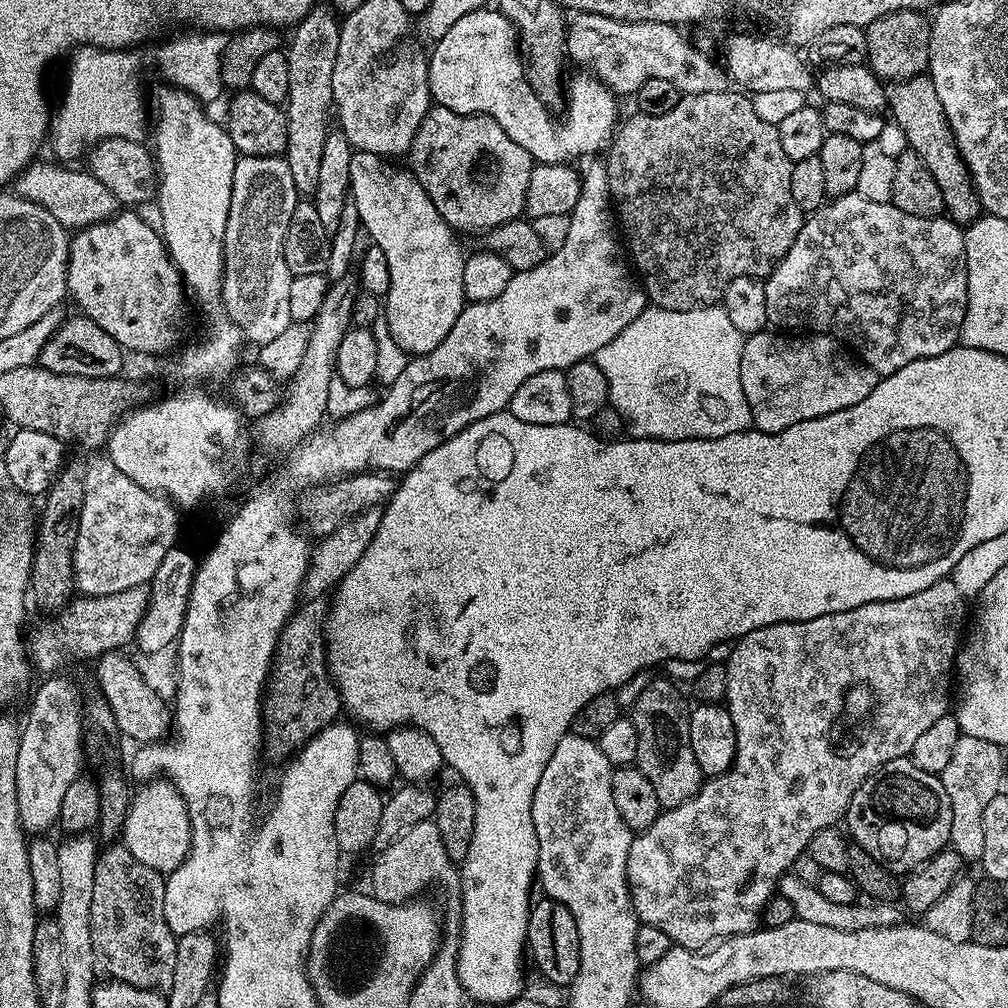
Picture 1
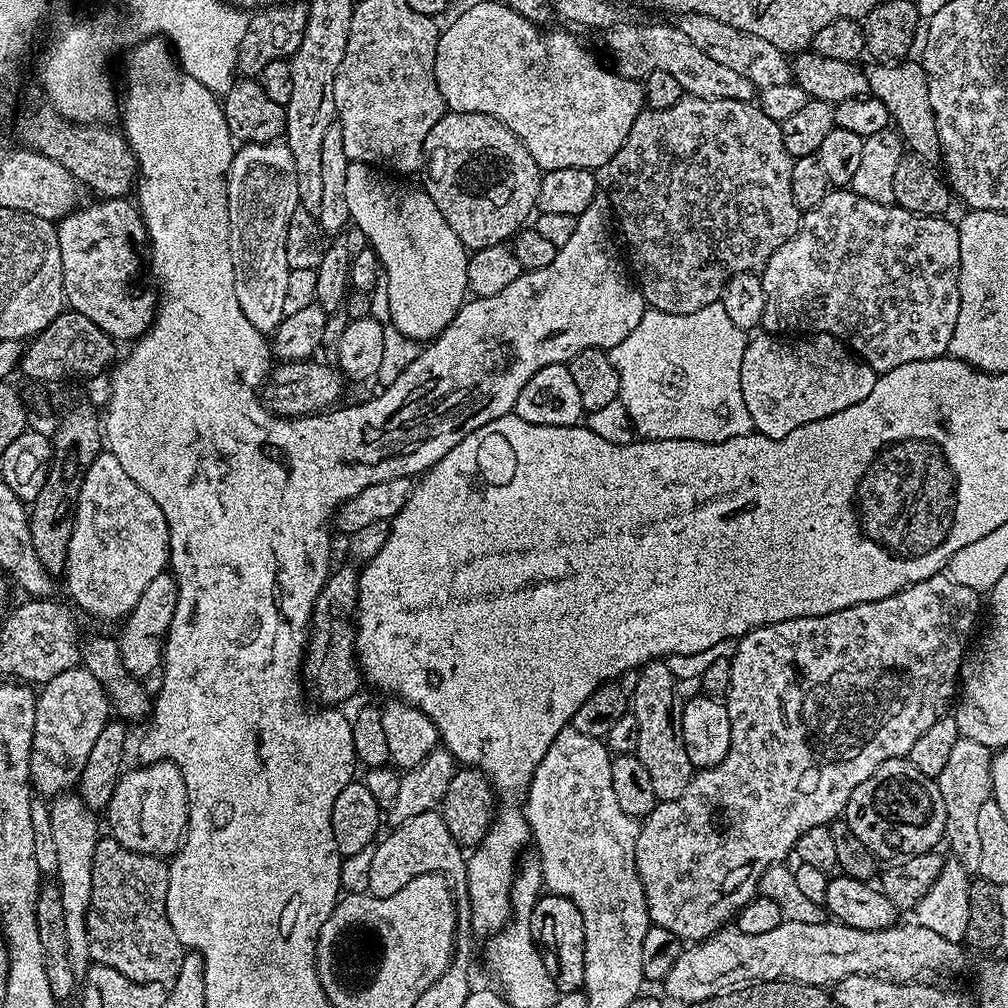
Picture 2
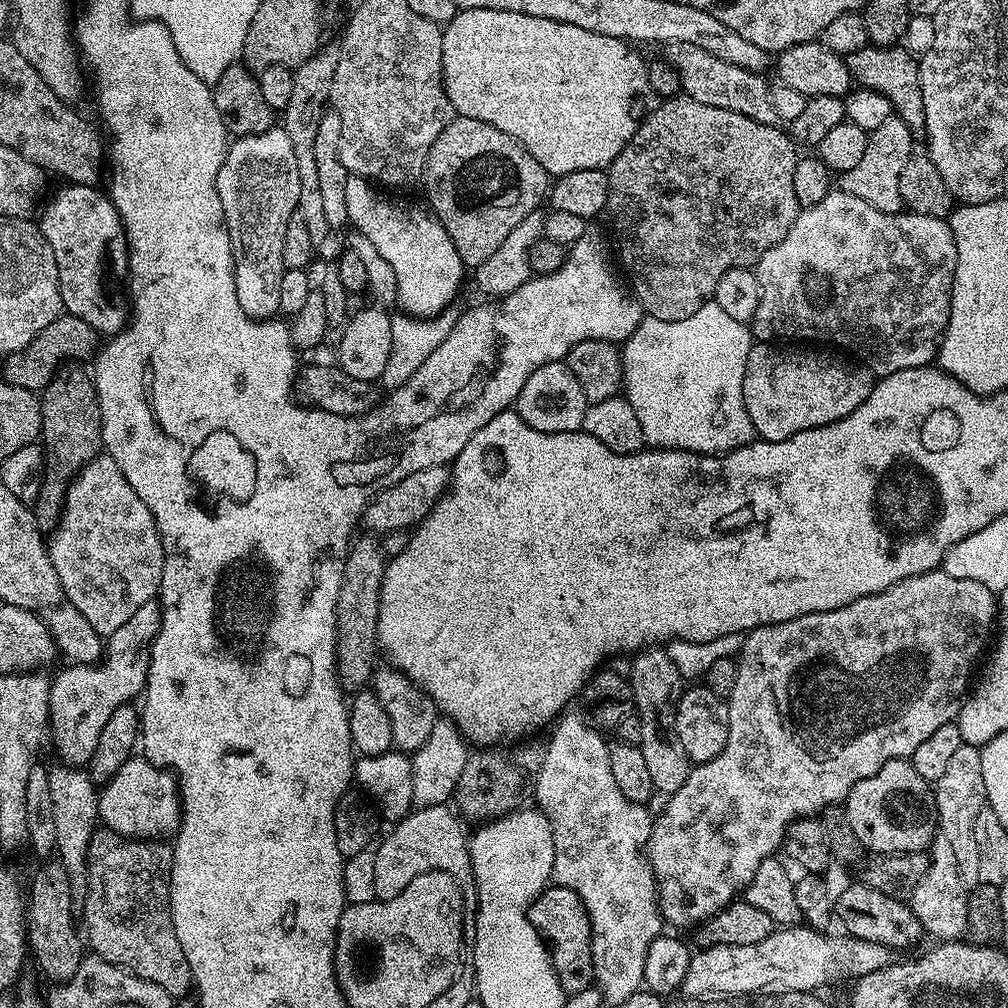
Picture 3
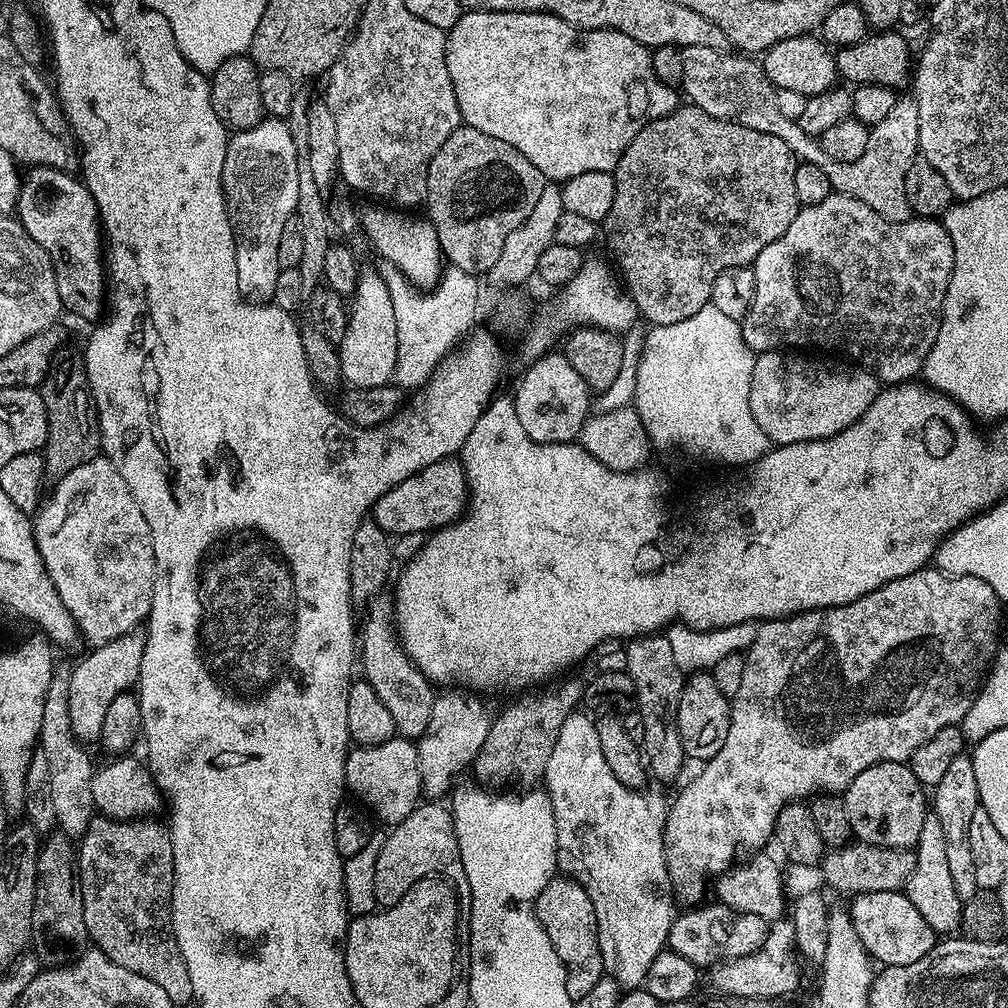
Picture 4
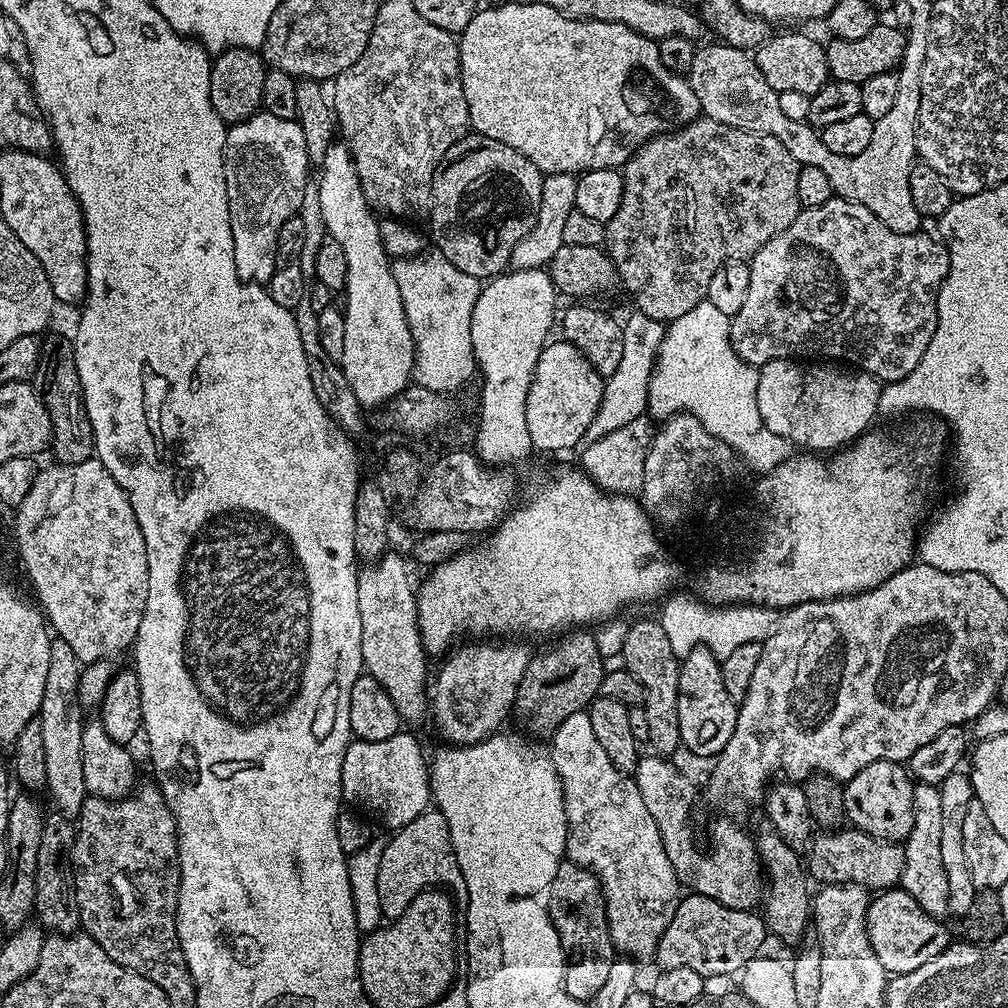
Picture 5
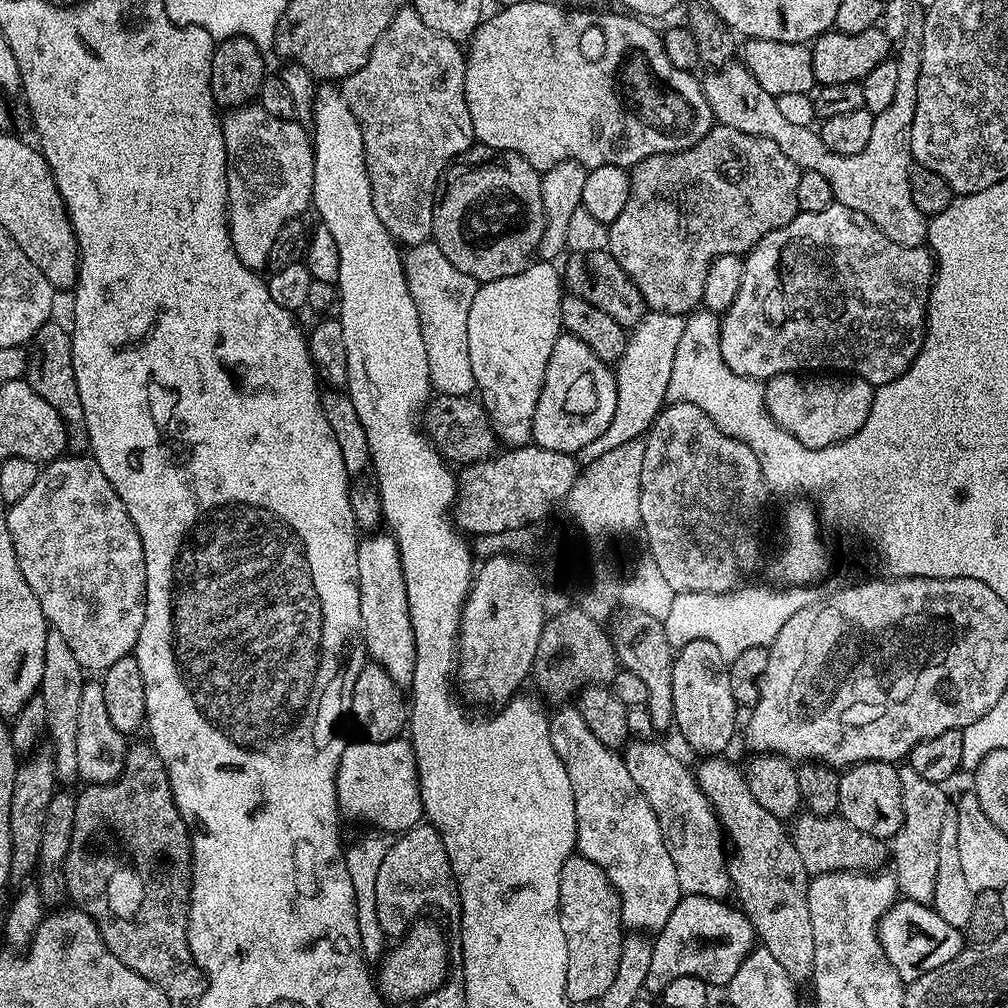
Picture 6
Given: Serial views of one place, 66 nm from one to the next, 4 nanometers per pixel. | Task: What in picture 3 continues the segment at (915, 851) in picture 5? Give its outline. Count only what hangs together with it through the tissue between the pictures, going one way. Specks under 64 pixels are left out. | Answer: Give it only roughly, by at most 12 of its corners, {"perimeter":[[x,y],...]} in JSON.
{"perimeter":[[937,835],[910,894],[933,941],[964,936],[968,893]]}

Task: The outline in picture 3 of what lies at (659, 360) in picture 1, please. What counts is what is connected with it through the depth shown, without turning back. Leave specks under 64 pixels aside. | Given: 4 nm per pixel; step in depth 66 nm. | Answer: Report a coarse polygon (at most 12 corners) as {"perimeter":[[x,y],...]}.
{"perimeter":[[715,302],[641,319],[622,392],[645,445],[752,443],[754,337]]}

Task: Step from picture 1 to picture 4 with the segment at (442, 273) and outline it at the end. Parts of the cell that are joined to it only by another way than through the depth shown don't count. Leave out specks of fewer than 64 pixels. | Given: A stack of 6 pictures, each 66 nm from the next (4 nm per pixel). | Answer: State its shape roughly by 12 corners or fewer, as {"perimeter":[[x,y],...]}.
{"perimeter":[[372,202],[358,224],[420,288],[440,280],[431,220]]}

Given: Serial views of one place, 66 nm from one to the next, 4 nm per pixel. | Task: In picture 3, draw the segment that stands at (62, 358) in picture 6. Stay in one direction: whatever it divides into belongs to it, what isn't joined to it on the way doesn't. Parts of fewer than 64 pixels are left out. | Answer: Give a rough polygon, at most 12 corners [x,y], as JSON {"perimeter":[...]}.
{"perimeter":[[68,362],[39,397],[36,524],[55,529],[104,448],[93,377]]}

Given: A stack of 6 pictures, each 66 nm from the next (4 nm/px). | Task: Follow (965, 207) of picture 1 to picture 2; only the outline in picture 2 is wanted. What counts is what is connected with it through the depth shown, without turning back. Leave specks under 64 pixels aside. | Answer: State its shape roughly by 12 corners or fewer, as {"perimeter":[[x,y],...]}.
{"perimeter":[[919,59],[872,62],[868,90],[909,153],[941,159]]}

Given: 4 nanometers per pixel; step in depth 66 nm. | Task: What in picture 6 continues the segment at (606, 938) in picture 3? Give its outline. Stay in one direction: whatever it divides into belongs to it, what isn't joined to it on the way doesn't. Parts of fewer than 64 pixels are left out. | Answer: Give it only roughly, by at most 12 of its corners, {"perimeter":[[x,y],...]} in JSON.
{"perimeter":[[574,706],[550,742],[574,790],[576,852],[606,870],[625,929],[682,895],[650,802]]}

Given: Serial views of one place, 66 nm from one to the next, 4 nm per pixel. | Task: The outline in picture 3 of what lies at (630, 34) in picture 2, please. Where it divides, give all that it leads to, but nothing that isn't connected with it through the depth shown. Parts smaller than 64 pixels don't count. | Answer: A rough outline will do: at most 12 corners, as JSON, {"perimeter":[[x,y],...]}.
{"perimeter":[[669,44],[681,89],[776,124],[769,81],[698,46]]}

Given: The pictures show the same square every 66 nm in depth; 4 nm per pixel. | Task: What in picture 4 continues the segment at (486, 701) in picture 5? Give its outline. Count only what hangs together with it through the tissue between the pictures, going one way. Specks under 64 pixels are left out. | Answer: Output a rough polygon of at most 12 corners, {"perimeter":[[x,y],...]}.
{"perimeter":[[444,690],[418,741],[422,793],[447,797],[490,734],[486,701]]}

